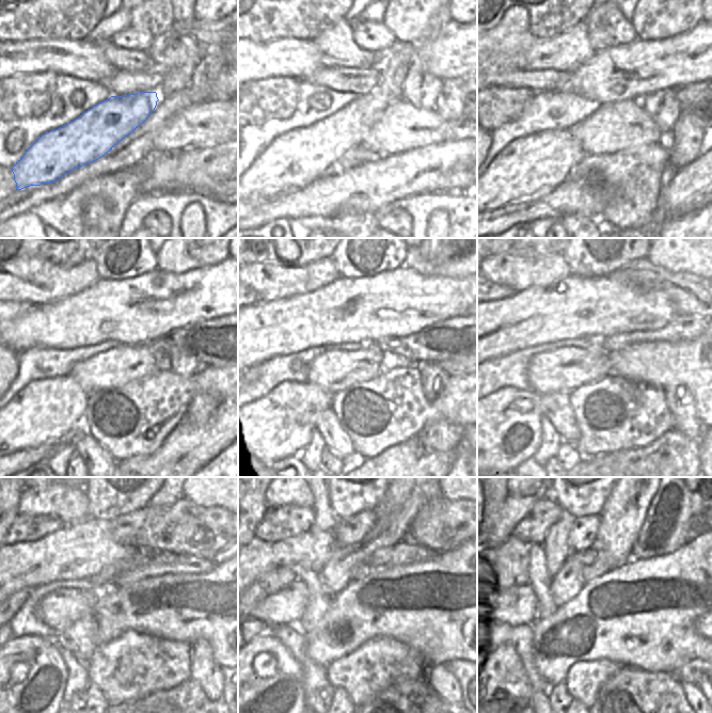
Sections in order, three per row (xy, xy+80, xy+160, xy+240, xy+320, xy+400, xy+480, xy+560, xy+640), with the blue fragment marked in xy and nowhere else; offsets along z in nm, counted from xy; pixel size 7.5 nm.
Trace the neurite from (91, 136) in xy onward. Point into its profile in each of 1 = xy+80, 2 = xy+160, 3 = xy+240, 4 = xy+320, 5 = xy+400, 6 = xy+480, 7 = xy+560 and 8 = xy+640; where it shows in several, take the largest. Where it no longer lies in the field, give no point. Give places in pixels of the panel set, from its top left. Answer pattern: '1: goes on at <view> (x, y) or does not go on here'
1: goes on at xy+80 (296, 159)
2: goes on at xy+160 (529, 167)
3: goes on at xy+240 (45, 411)
4: goes on at xy+320 (277, 423)
5: goes on at xy+400 (499, 432)
6: goes on at xy+480 (20, 684)
7: goes on at xy+560 (259, 694)
8: goes on at xy+640 (499, 694)

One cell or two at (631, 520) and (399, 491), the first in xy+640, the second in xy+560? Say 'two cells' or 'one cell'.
one cell

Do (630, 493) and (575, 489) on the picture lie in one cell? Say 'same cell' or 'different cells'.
different cells

